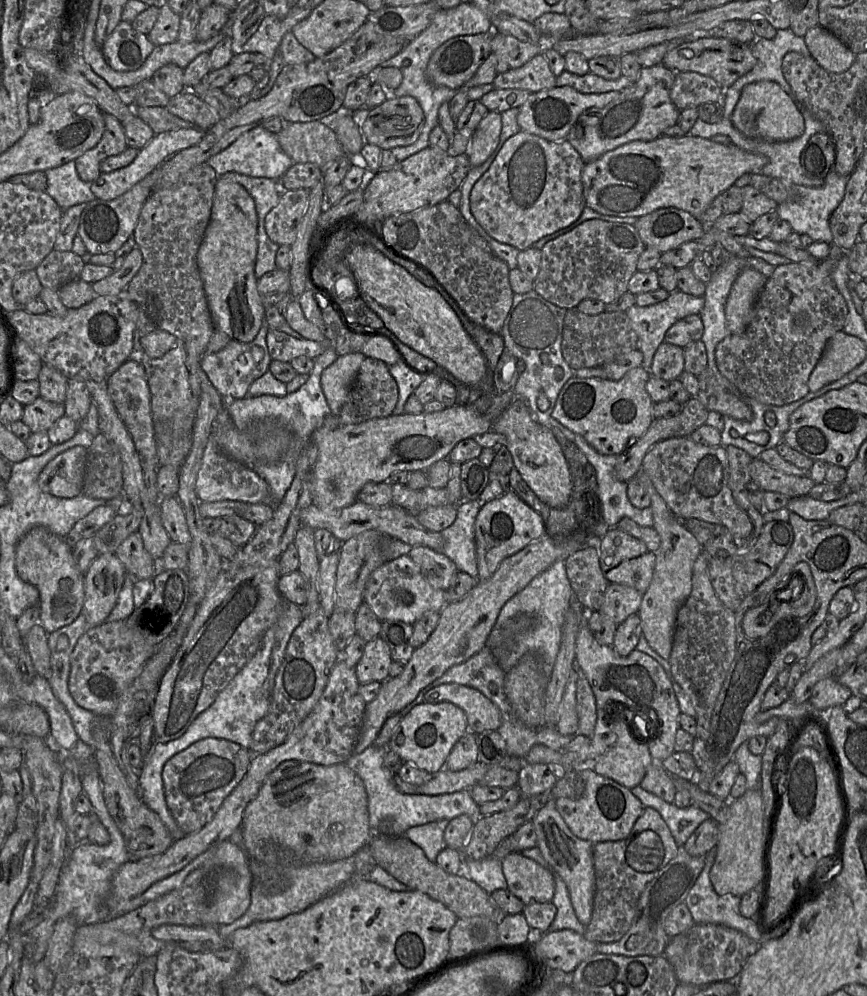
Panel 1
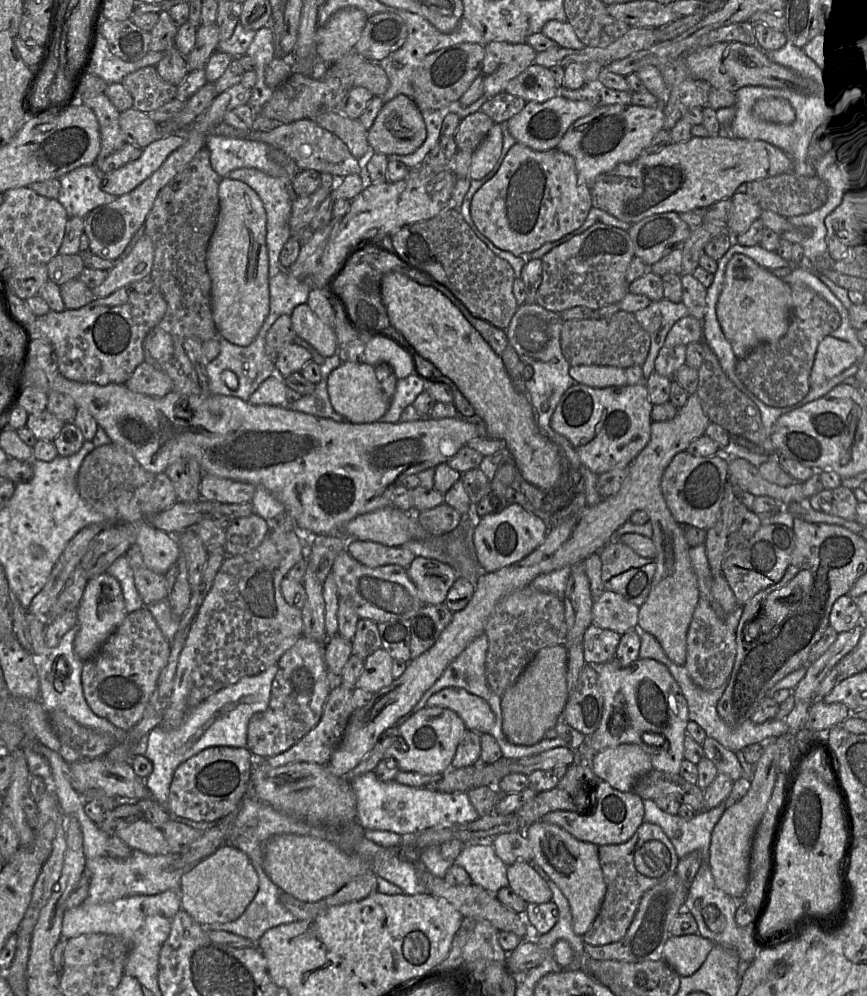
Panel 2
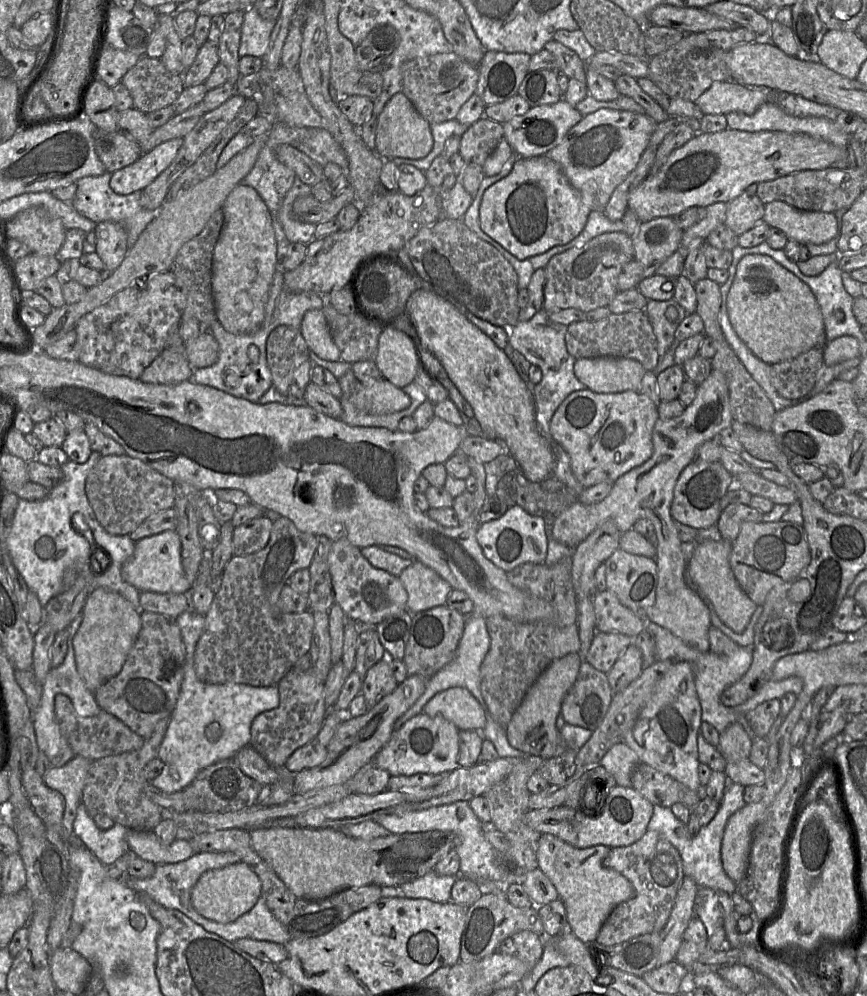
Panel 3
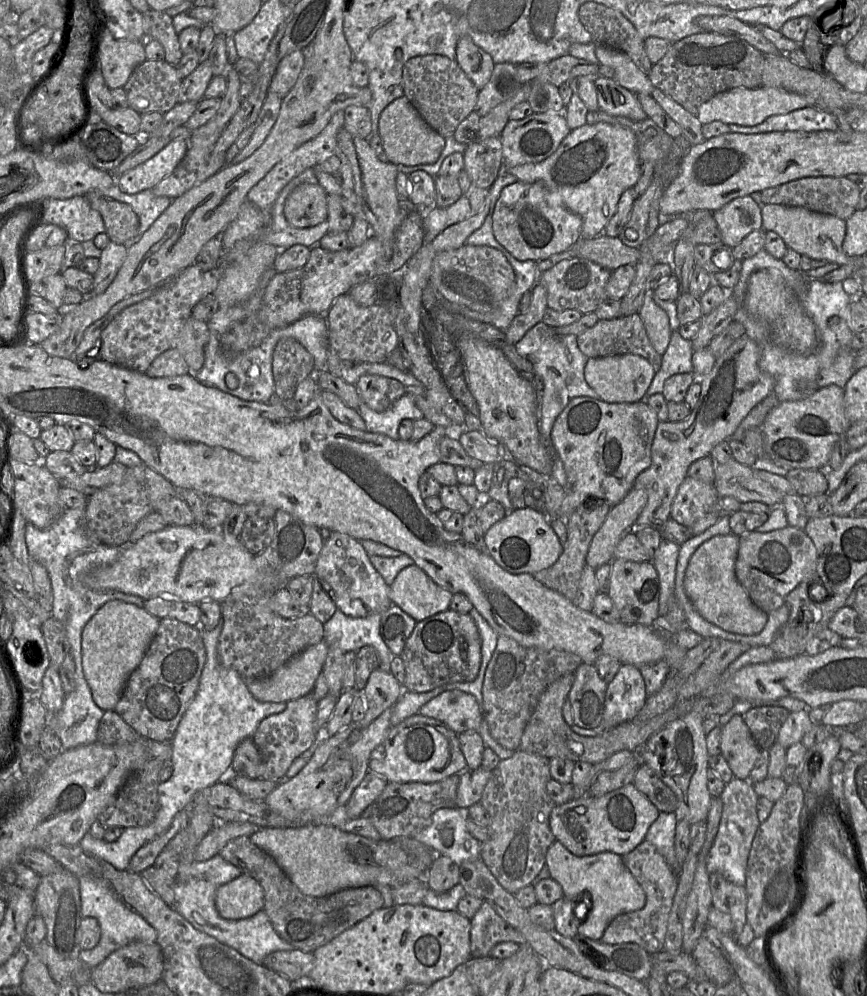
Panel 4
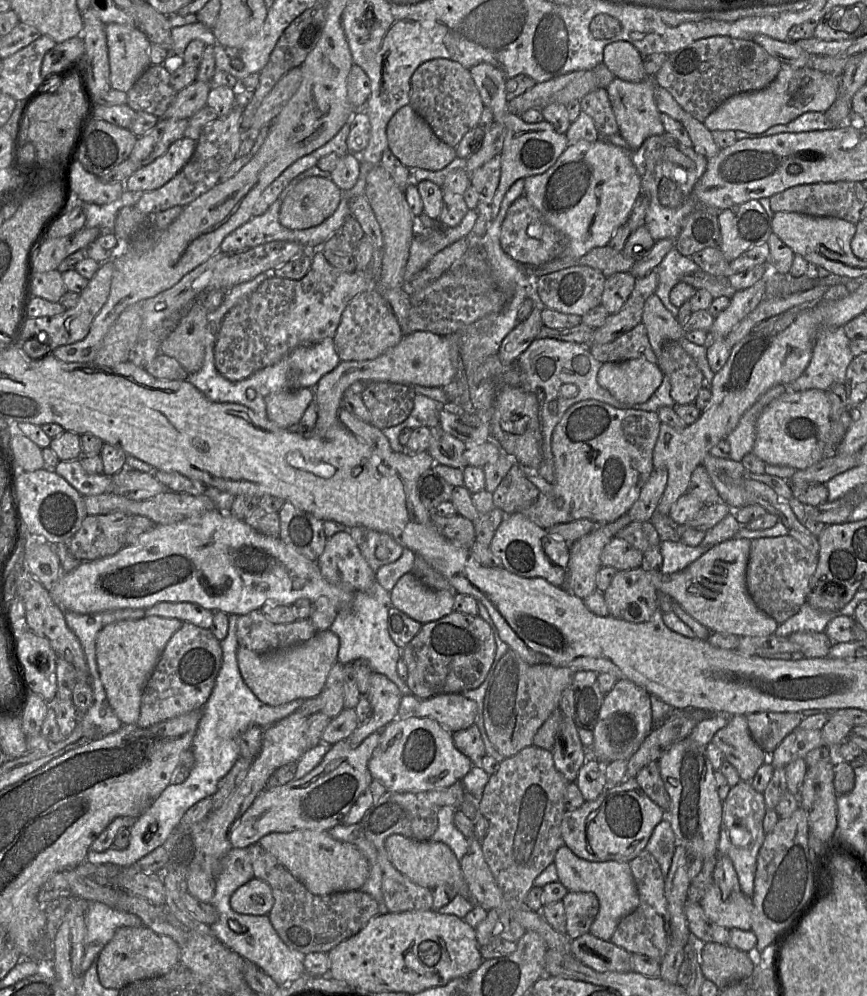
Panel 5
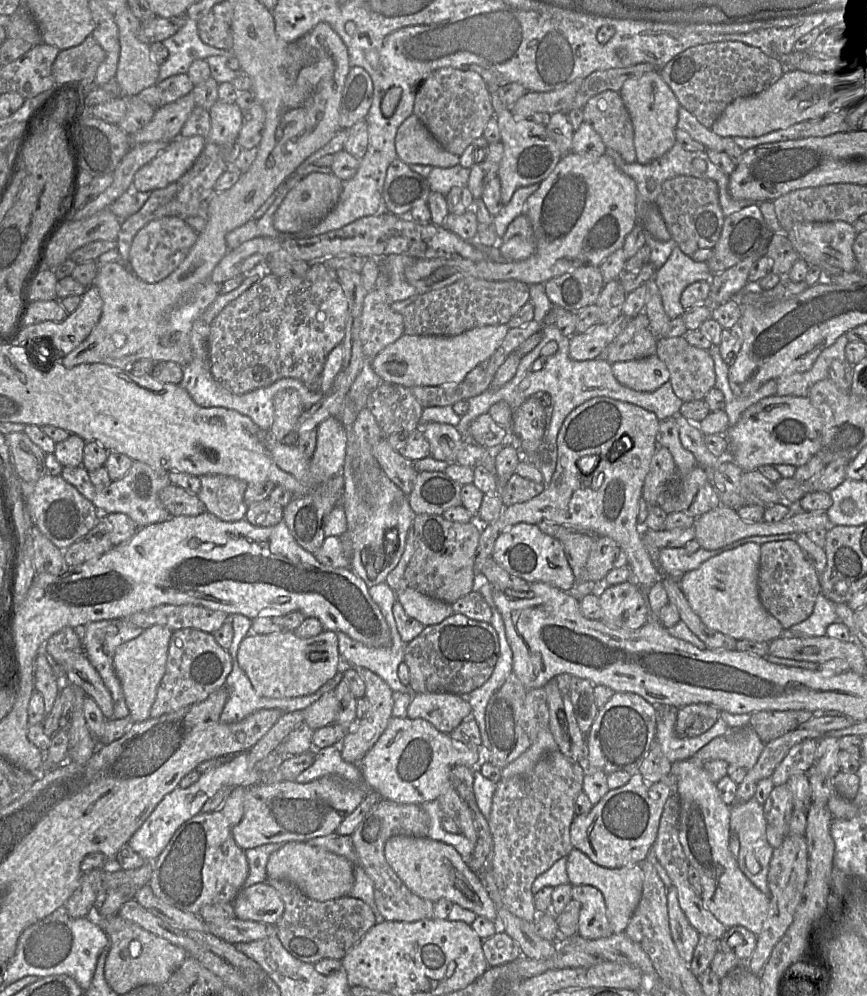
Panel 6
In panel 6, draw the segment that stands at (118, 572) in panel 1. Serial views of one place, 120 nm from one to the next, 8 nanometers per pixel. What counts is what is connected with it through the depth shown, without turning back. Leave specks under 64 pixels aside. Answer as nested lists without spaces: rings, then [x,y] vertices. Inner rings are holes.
[[[160,625],[144,629],[136,638],[120,645],[113,656],[113,667],[120,680],[129,716],[135,722],[150,719],[150,709],[165,673],[169,642],[173,632]]]

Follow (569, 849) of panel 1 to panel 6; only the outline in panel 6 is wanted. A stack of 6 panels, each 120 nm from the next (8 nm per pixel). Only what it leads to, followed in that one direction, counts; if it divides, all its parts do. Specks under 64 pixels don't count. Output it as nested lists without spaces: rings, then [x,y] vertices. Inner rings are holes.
[[[573,848],[566,858],[569,884],[572,886],[588,885],[597,888],[604,896],[607,917],[613,933],[625,931],[641,899],[643,872],[640,864],[623,868],[605,868],[592,862],[587,855],[576,848]]]

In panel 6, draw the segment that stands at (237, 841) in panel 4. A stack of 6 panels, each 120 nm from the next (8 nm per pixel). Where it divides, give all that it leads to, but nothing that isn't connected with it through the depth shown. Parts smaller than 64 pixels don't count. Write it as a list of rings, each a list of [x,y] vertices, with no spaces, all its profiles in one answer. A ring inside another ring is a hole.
[[[267,879],[284,902],[284,912],[275,924],[277,936],[295,958],[315,964],[325,958],[341,960],[348,950],[376,924],[372,909],[362,900],[344,896],[324,902],[312,900],[286,880]]]

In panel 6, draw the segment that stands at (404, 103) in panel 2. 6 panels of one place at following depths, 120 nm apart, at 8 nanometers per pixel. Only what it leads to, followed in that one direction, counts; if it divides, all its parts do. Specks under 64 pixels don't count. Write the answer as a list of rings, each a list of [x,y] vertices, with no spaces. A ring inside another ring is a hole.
[[[413,113],[399,126],[395,136],[397,157],[404,163],[450,168],[460,163],[460,157],[445,150]]]

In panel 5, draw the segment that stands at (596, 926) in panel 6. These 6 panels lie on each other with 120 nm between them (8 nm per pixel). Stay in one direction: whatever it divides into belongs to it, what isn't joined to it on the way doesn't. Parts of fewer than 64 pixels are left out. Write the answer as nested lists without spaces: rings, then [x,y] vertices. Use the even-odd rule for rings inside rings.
[[[568,892],[562,900],[566,916],[565,934],[575,939],[589,933],[599,911],[599,900],[591,892]]]

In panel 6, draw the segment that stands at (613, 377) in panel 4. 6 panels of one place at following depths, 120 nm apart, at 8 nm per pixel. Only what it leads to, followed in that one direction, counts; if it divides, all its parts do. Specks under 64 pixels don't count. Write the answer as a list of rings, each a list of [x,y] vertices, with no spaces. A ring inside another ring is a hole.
[[[657,355],[614,362],[611,369],[620,384],[639,392],[653,392],[670,378],[667,366]]]

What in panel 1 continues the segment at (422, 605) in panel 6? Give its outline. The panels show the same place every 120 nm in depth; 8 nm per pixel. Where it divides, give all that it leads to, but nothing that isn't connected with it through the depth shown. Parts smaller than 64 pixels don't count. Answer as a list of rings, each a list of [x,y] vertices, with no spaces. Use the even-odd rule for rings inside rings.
[[[413,546],[409,555],[431,586],[441,590],[449,588],[458,571],[453,560],[427,546]]]

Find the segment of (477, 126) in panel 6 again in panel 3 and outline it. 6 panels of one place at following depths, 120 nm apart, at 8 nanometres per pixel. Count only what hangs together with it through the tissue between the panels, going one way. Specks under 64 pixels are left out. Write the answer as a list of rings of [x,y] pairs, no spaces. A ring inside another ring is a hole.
[[[455,52],[433,54],[402,64],[403,90],[418,113],[429,124],[455,119],[461,106],[476,92],[479,69]]]

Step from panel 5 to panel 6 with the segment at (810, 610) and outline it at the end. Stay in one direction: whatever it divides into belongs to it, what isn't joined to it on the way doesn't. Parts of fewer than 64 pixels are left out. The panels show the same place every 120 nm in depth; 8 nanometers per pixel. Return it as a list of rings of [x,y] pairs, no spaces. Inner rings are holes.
[[[820,593],[816,598],[812,614],[788,630],[798,632],[805,637],[824,636],[827,627],[836,621],[838,621],[838,615],[834,603]]]

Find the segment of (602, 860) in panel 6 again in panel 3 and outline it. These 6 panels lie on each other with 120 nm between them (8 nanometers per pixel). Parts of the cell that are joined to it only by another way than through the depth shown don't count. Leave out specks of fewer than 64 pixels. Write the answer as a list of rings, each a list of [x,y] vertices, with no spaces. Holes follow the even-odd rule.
[[[615,786],[607,794],[597,816],[587,816],[581,810],[560,806],[553,809],[530,810],[524,817],[527,826],[541,834],[552,834],[576,848],[604,845],[609,848],[626,847],[637,842],[647,831],[653,815],[653,804],[632,786]]]

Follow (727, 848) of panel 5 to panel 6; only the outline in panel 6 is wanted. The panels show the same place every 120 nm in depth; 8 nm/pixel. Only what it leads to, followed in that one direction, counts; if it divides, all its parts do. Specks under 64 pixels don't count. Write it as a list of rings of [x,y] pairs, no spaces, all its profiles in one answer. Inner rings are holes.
[[[754,797],[747,802],[734,803],[729,807],[731,835],[736,835],[740,841],[738,866],[743,874],[770,899],[767,875],[774,849],[766,837],[767,822],[764,816],[764,806],[759,804]]]

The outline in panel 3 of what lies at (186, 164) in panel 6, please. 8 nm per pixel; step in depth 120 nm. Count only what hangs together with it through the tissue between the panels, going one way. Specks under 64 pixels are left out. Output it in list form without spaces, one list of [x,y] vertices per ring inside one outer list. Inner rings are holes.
[[[183,138],[168,140],[127,167],[111,175],[110,187],[120,195],[141,192],[150,185],[174,160]]]

